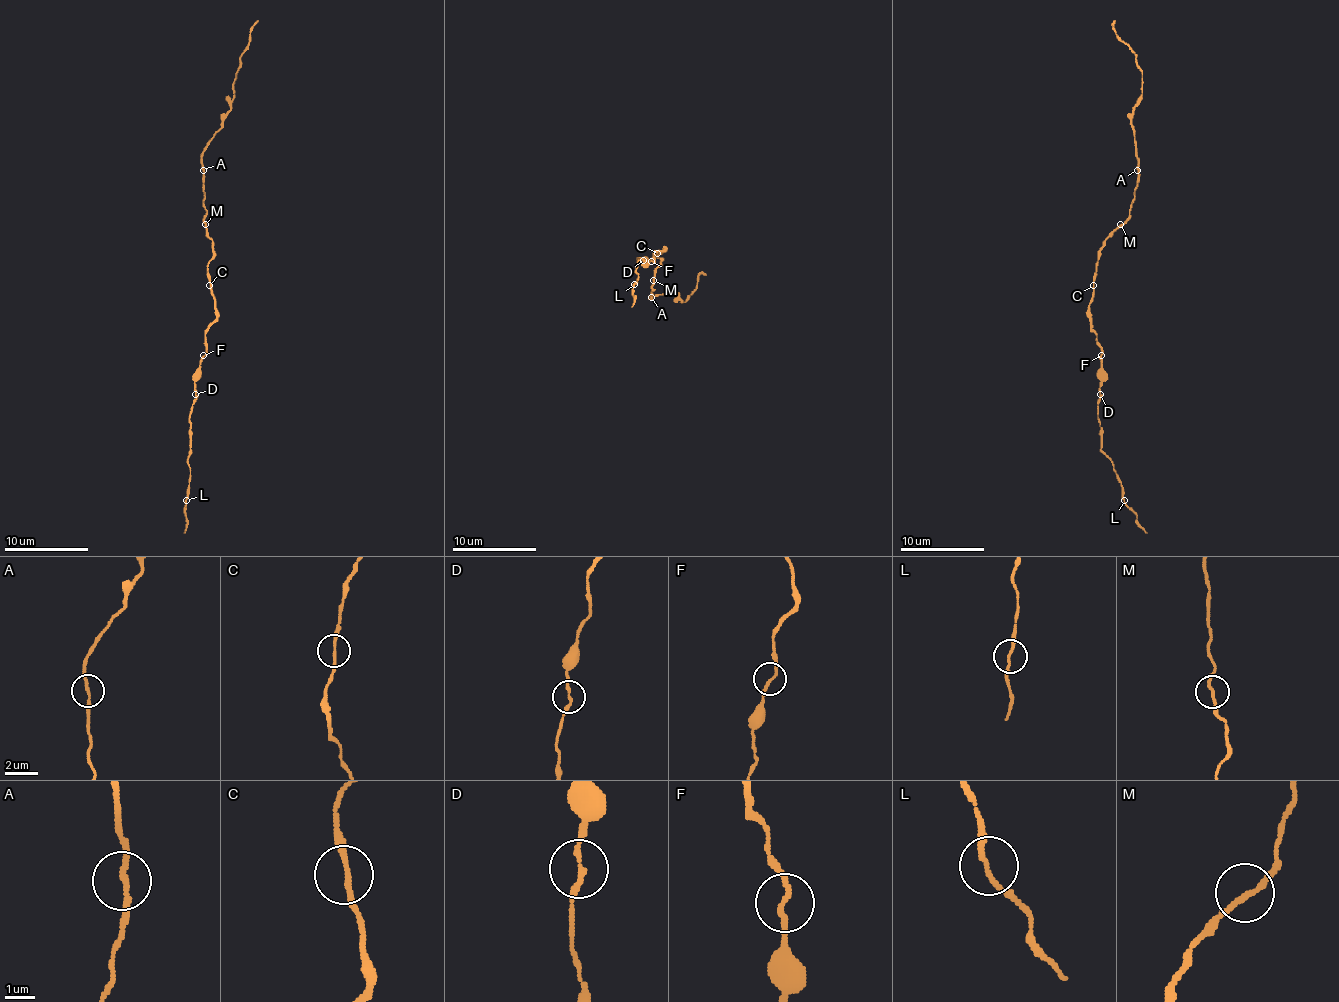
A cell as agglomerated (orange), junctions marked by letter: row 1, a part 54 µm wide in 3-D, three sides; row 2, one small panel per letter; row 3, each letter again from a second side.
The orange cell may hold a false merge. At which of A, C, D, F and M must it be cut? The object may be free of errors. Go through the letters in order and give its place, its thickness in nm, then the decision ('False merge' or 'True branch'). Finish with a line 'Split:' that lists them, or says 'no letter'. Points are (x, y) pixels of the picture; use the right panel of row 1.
A: Place: (1137, 170). Thickness 180 nm. True branch
C: Place: (1093, 285). Thickness 180 nm. True branch
D: Place: (1100, 394). Thickness 170 nm. True branch
F: Place: (1101, 355). Thickness 170 nm. True branch
M: Place: (1120, 224). Thickness 180 nm. True branch
Split: no letter

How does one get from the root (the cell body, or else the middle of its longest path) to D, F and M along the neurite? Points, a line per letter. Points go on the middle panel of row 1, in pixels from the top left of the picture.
D: (655, 255), (664, 249), (653, 257), (653, 261), (643, 259)
F: (655, 255), (664, 249), (651, 261)
M: (655, 255), (662, 259), (662, 263), (655, 270), (653, 280)

